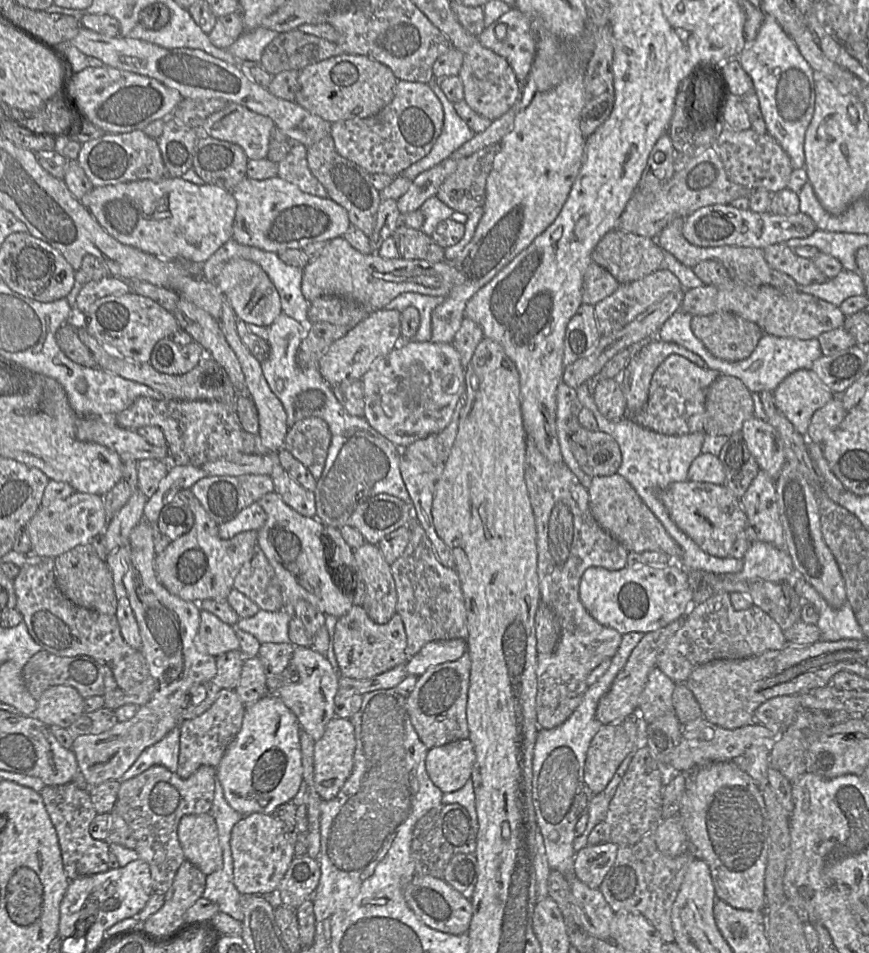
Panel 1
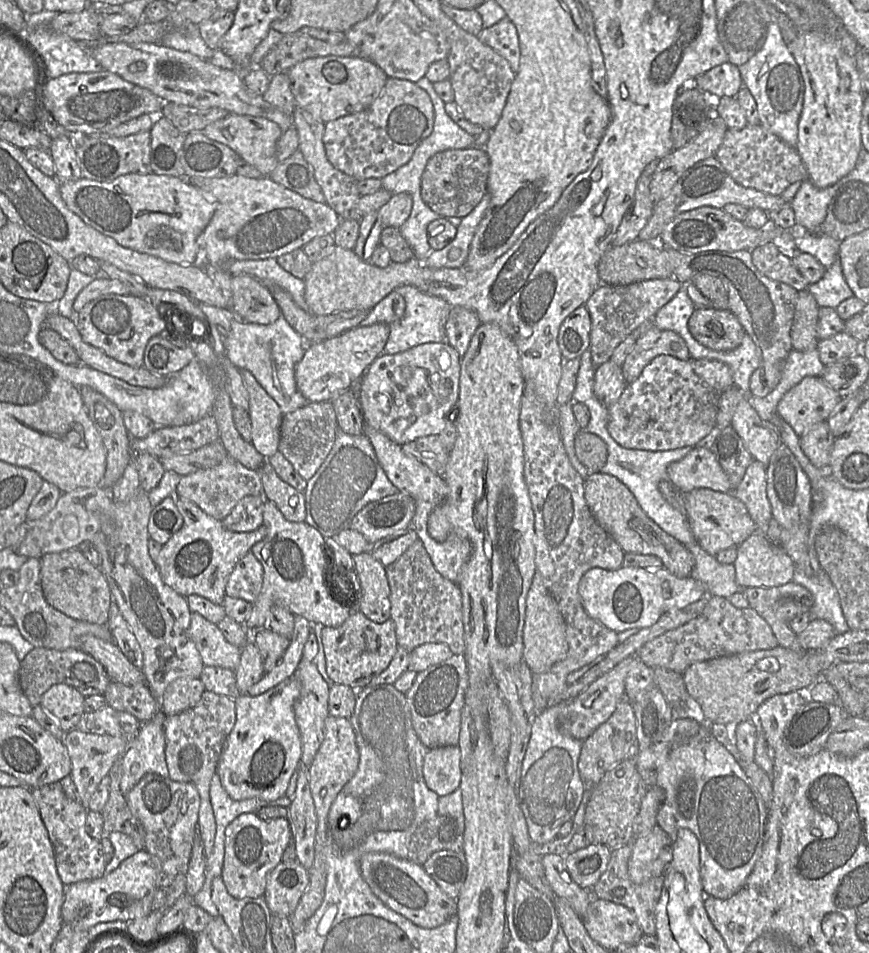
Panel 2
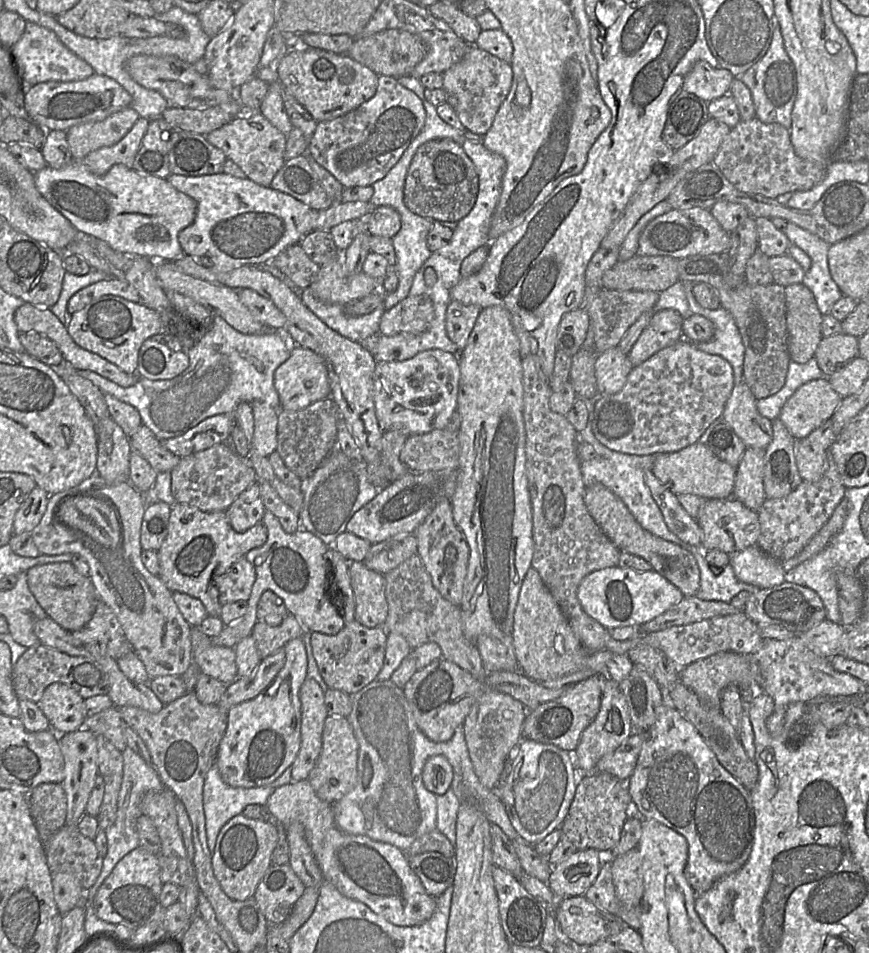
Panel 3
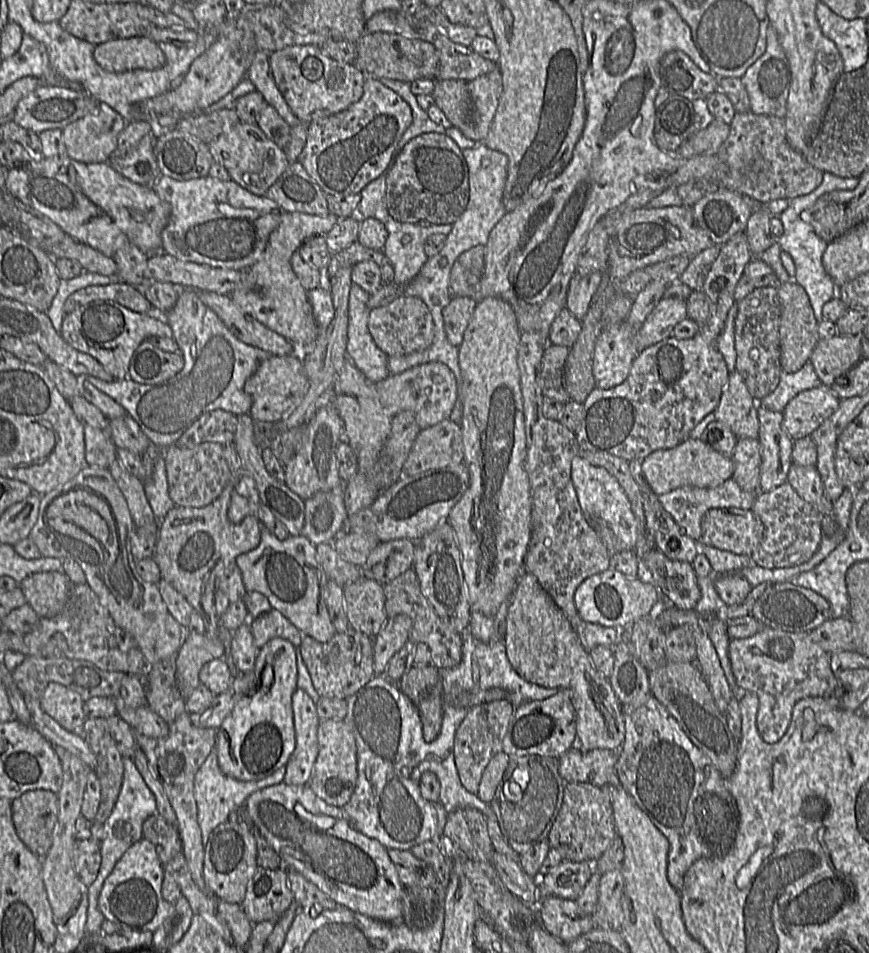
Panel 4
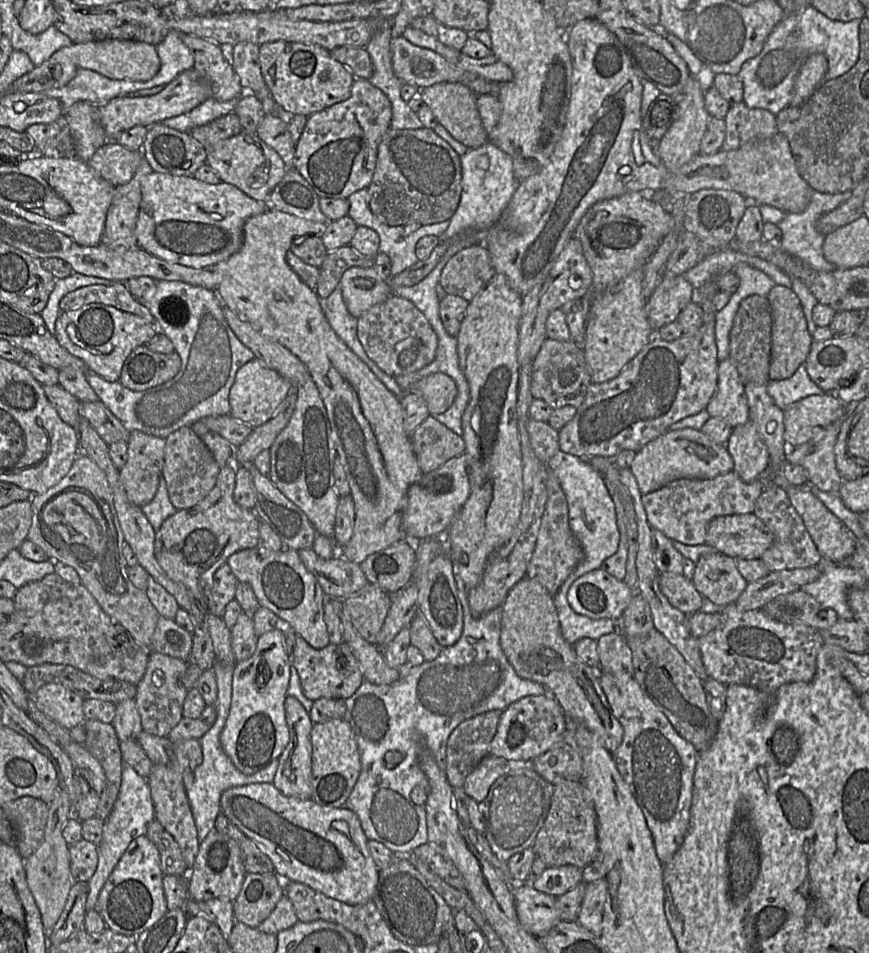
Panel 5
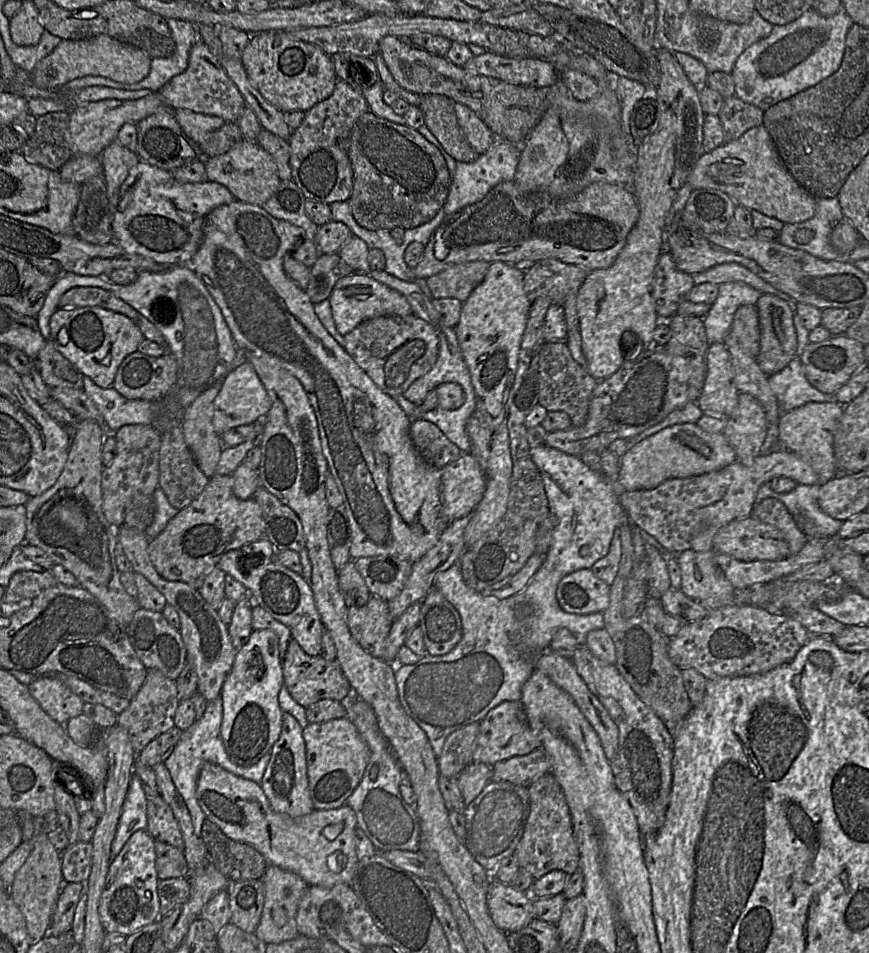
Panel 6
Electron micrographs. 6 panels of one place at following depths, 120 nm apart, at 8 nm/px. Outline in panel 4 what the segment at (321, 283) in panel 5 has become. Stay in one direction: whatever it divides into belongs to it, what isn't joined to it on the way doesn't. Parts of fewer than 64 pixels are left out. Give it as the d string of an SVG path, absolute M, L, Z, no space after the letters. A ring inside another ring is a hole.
M357 240L347 248L333 253L327 267L323 269L329 279L335 276L343 267L353 267L359 262L374 261L378 265L387 259L382 250L374 250L363 246Z

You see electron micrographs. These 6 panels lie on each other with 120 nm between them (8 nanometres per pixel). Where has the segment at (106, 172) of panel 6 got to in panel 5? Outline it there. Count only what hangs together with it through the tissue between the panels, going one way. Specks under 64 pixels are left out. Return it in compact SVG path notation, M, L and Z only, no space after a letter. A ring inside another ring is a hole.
M143 157L133 178L126 184L115 186L105 220L102 243L113 248L137 247L135 226L142 199L141 180L153 171Z

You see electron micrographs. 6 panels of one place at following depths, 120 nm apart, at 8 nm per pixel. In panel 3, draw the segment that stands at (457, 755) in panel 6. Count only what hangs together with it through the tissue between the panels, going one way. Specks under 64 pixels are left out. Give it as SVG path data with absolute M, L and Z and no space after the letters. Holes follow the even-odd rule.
M484 686L482 694L466 716L462 725L465 742L474 772L485 788L493 790L496 787L511 749L517 746L522 739L522 726L527 711L521 702L511 696Z

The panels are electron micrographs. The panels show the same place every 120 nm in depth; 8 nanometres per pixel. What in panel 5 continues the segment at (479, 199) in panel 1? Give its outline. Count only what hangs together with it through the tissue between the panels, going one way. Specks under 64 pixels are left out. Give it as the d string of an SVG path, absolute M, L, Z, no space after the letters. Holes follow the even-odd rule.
M431 128L394 129L383 135L370 184L369 207L389 226L418 222L422 226L449 220L461 197L461 159L456 151Z

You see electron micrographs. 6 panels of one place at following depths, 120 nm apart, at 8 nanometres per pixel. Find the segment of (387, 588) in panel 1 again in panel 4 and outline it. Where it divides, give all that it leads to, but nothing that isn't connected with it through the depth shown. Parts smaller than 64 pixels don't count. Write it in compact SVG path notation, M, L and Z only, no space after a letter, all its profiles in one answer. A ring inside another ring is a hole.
M361 576L343 588L344 605L352 628L376 637L386 623L384 585Z

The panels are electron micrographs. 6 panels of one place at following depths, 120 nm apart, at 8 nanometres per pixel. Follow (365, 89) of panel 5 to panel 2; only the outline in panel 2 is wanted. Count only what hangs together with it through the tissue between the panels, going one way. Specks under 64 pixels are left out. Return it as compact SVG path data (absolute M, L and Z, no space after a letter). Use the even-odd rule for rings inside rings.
M388 78L378 98L366 109L325 123L323 144L330 163L357 181L387 176L406 164L415 149L432 132L434 107L429 95L414 82Z

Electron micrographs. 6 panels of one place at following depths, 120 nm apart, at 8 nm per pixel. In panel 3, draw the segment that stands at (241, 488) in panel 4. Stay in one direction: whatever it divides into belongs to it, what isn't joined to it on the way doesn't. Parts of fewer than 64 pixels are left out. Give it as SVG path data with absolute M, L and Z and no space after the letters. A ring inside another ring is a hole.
M255 482L227 509L228 522L236 532L242 533L260 523L265 511L259 483Z

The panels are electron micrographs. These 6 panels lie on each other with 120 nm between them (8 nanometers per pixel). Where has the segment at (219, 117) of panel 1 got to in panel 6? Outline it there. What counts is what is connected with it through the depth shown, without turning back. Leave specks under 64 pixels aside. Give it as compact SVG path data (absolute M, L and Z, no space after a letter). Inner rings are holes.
M242 140L226 153L205 162L208 181L225 186L236 200L262 206L278 189L280 178L273 157L257 142Z

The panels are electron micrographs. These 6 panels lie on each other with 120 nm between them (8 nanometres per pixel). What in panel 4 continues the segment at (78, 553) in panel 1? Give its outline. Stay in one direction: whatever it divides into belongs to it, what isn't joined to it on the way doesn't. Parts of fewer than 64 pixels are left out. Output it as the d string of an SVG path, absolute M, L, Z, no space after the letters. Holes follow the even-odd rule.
M63 571L37 572L19 584L26 603L40 618L51 618L64 608L72 583Z

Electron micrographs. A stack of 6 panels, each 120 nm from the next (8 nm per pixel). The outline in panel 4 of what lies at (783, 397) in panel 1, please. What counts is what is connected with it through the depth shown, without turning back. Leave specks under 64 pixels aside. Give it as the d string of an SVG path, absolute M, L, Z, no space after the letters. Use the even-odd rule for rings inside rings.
M831 386L804 390L792 398L783 411L783 425L791 439L810 436L839 407L841 399Z

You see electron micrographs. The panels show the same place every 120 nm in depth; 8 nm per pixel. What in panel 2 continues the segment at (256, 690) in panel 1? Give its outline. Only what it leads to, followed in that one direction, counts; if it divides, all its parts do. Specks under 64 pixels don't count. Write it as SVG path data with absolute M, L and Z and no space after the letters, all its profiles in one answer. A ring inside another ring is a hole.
M249 641L241 648L240 662L235 671L235 679L240 694L247 694L265 674L263 661L257 647Z

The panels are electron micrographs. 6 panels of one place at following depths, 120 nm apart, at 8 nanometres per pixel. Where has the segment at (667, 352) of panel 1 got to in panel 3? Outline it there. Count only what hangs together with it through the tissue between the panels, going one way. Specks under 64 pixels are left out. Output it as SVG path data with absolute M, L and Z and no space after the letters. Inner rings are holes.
M673 309L654 311L648 326L628 354L632 366L639 366L655 353L684 339L683 322L684 318Z

